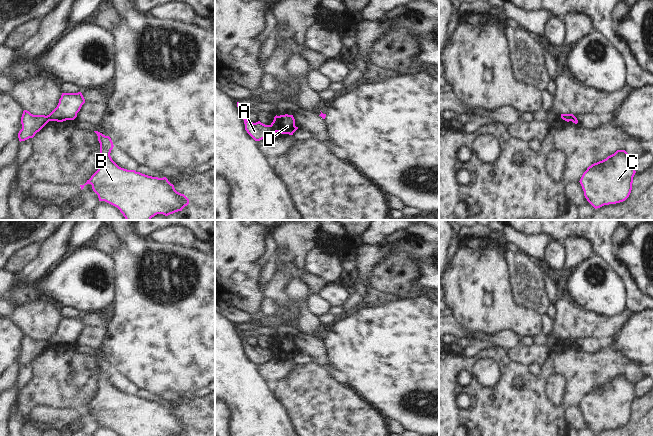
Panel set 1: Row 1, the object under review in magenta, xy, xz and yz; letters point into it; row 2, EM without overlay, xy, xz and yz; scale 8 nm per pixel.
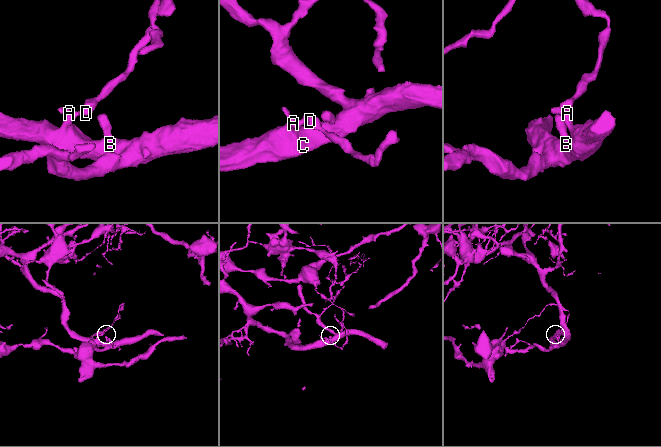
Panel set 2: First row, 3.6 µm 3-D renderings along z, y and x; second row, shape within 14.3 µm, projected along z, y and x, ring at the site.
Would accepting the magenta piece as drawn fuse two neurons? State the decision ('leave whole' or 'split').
split

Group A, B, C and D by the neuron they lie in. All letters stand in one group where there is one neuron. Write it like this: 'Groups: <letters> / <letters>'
Groups: A B C / D.

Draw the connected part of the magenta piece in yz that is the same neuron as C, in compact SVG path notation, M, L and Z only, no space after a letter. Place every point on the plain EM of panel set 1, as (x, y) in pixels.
M617 374L589 390L579 405L587 425L595 433L625 425L632 414L635 387L625 374Z

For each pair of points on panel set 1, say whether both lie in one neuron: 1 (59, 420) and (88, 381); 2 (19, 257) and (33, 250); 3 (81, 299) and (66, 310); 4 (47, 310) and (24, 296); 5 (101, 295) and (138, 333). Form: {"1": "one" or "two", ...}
{"1": "two", "2": "one", "3": "two", "4": "two", "5": "two"}

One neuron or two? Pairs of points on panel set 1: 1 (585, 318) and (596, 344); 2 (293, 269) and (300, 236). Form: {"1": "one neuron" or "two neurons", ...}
{"1": "two neurons", "2": "two neurons"}

